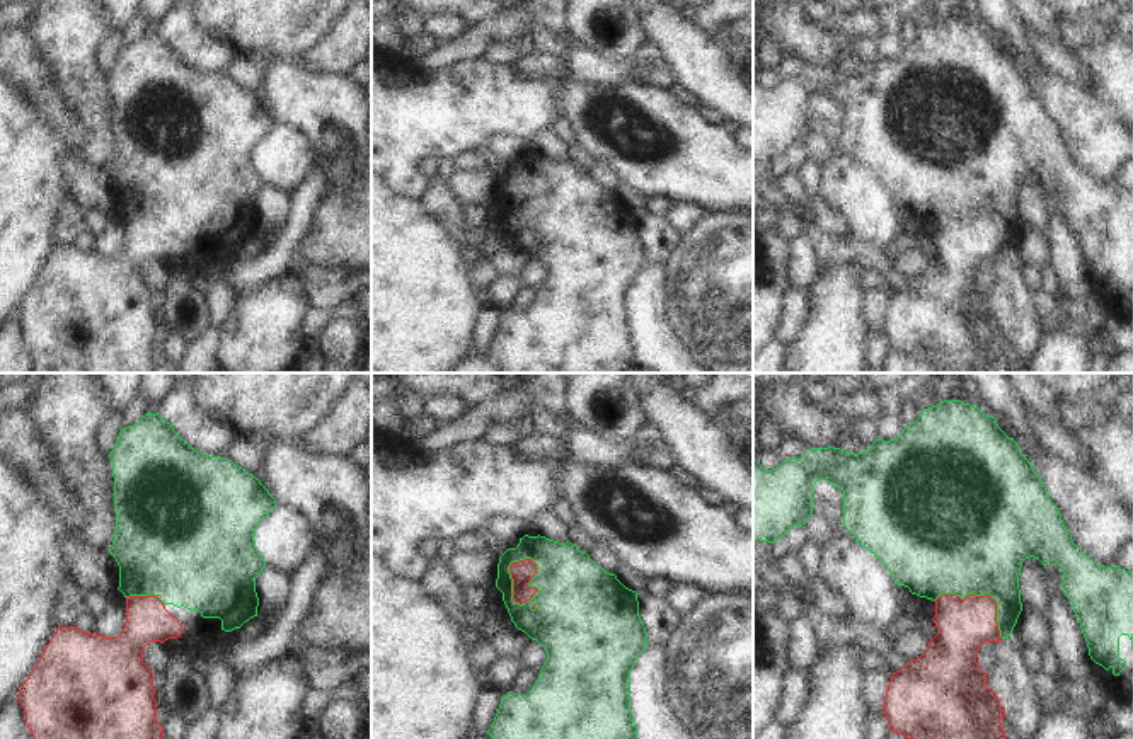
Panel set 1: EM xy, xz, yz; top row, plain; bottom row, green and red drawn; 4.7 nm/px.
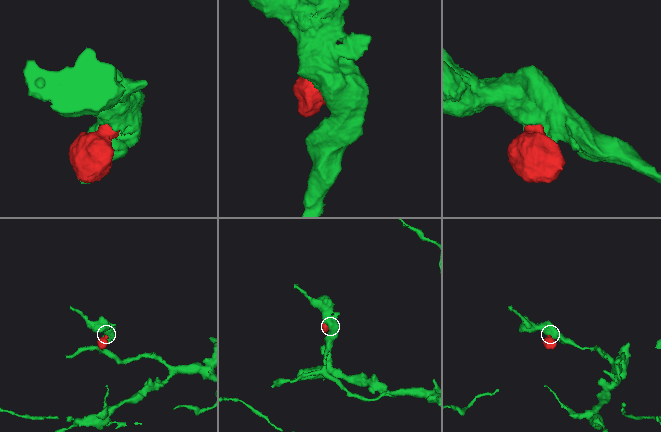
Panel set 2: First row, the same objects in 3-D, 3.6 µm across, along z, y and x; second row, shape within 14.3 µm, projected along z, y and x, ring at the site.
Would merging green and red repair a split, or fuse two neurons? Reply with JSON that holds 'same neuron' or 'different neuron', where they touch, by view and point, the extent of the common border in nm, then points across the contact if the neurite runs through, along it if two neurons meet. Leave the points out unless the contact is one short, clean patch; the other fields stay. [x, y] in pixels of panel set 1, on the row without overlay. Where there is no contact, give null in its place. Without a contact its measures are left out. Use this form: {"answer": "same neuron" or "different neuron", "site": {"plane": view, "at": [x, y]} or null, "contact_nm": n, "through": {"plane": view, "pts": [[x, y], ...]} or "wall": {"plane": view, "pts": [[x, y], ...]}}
{"answer": "same neuron", "site": {"plane": "xz", "at": [529, 203]}, "contact_nm": 240, "through": {"plane": "xz", "pts": [[578, 222], [546, 203], [529, 203], [522, 191]]}}

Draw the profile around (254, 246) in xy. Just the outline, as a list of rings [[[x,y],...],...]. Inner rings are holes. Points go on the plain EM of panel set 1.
[[[261,235],[245,240],[235,254],[235,259],[254,259],[267,249],[267,242]]]

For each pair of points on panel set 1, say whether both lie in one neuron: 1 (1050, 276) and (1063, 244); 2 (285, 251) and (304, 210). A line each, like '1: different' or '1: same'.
1: different
2: same

